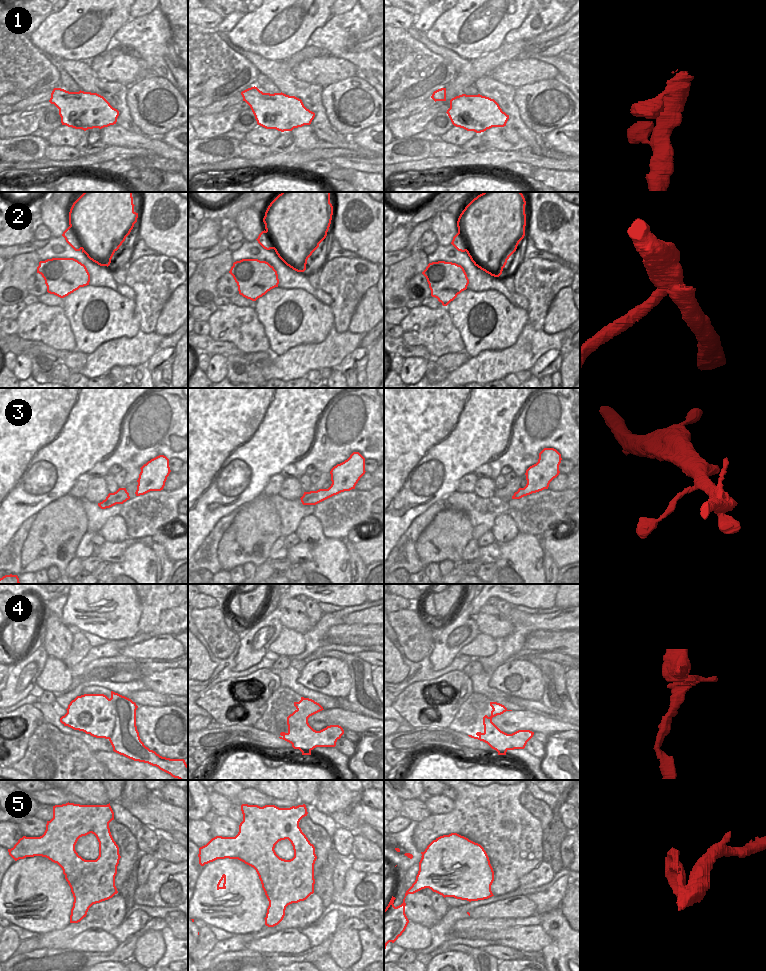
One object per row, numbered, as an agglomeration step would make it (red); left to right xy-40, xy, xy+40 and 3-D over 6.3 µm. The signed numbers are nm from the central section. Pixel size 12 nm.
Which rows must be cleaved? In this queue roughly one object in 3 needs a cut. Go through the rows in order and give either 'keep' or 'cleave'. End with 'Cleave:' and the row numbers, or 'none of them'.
1: keep
2: cleave
3: keep
4: cleave
5: cleave
Cleave: 2, 4, 5

